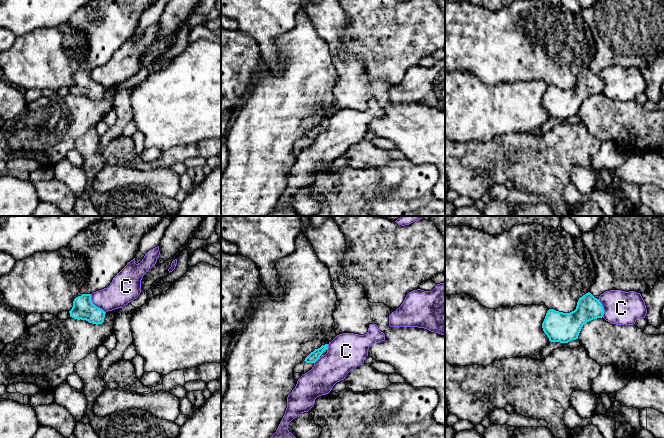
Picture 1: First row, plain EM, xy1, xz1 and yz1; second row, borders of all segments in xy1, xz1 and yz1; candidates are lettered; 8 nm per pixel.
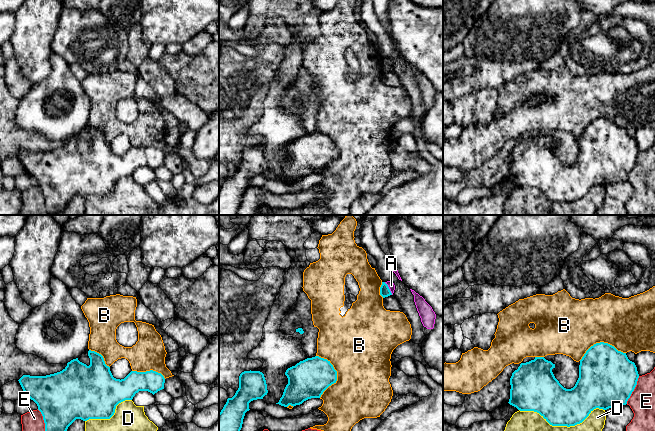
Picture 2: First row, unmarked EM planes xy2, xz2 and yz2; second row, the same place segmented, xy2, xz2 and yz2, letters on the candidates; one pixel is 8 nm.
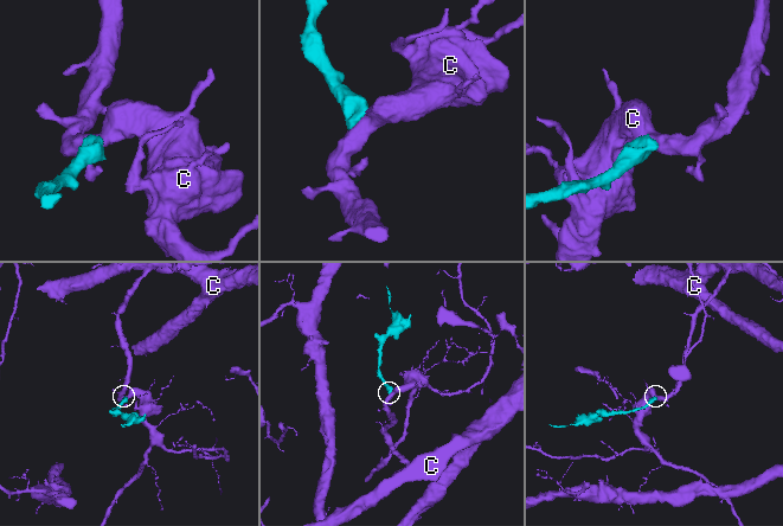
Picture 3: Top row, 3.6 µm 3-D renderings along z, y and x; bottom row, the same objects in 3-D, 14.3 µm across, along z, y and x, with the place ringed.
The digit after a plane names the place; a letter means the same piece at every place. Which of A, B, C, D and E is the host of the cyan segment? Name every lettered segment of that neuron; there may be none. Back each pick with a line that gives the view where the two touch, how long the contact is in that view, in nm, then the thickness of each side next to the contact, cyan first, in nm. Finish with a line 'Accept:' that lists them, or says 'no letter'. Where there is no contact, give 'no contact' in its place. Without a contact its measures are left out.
Accept: no letter

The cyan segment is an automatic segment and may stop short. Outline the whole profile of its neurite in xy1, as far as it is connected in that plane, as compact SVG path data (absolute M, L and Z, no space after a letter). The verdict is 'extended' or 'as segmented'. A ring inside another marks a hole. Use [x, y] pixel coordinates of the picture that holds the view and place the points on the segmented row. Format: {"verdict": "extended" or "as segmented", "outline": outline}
{"verdict": "extended", "outline": "M117 216L112 220L96 222L72 238L67 247L86 259L88 277L80 290L82 295L73 301L70 317L96 325L104 322L106 313L92 303L91 294L110 285L113 278L135 258L142 237L163 218L165 216Z"}

